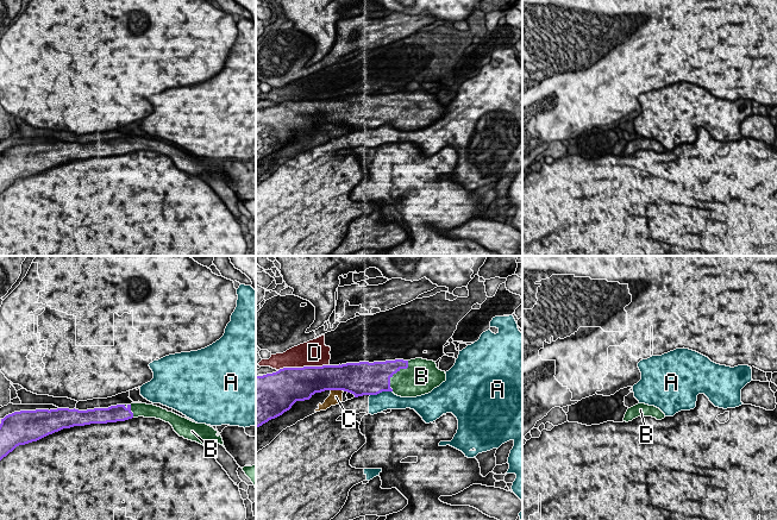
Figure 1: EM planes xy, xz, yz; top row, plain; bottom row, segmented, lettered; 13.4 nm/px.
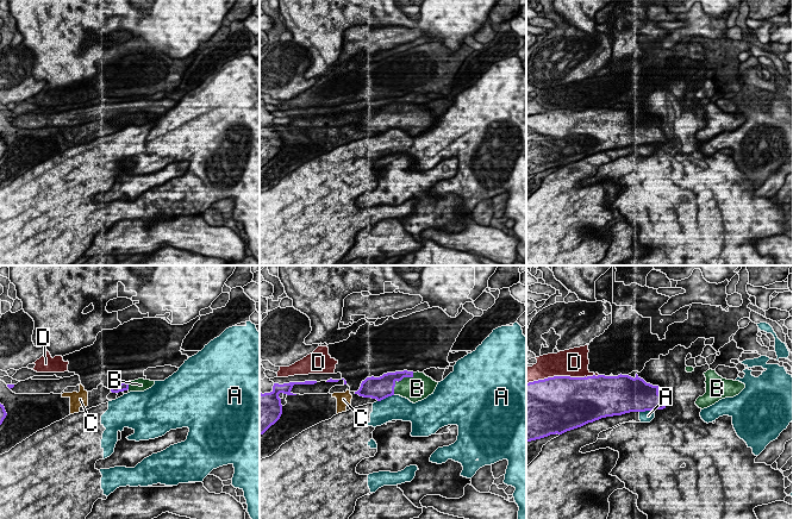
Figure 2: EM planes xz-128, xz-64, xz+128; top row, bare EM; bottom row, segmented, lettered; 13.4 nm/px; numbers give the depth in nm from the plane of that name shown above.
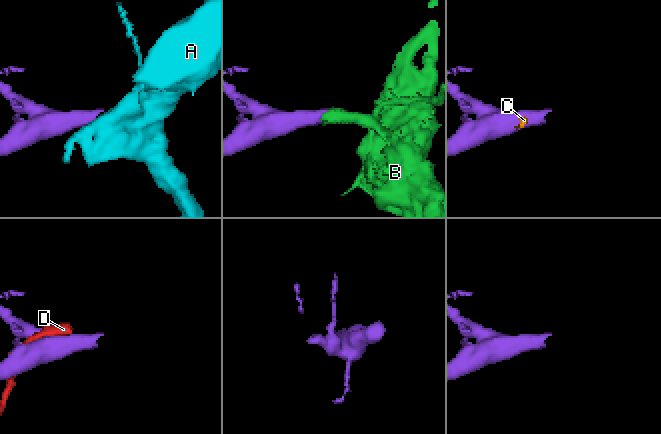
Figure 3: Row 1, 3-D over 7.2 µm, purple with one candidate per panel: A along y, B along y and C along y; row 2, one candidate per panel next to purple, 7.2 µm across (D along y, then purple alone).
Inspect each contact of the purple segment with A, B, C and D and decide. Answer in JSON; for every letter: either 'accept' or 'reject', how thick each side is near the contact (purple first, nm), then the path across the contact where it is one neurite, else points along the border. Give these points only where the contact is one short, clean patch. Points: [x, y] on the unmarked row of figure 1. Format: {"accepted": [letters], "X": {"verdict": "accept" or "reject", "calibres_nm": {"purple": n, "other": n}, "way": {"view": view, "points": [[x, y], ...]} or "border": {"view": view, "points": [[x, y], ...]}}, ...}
{"accepted": ["B"], "A": {"verdict": "reject", "calibres_nm": {"purple": 440, "other": 260}, "border": {"view": "xz", "points": [[392, 124], [382, 124], [370, 129]]}}, "B": {"verdict": "accept", "calibres_nm": {"purple": 360, "other": 400}}, "C": {"verdict": "reject", "calibres_nm": {"purple": 400, "other": 190}}, "D": {"verdict": "reject", "calibres_nm": {"purple": 440, "other": 360}}}

